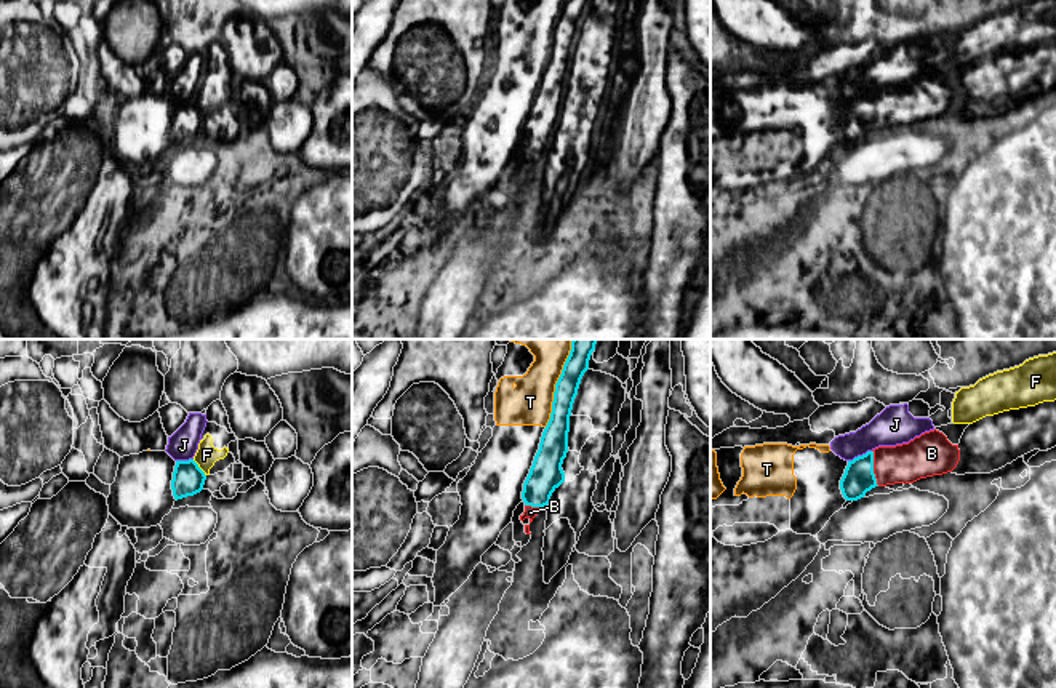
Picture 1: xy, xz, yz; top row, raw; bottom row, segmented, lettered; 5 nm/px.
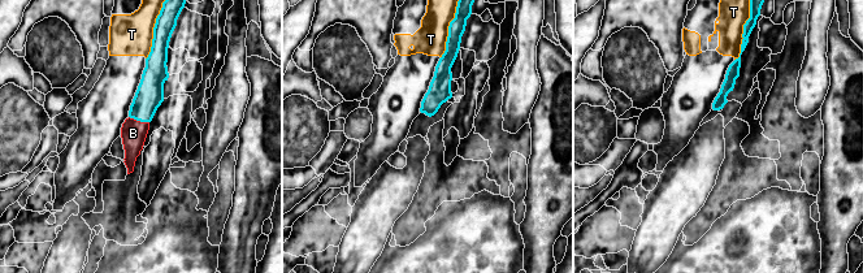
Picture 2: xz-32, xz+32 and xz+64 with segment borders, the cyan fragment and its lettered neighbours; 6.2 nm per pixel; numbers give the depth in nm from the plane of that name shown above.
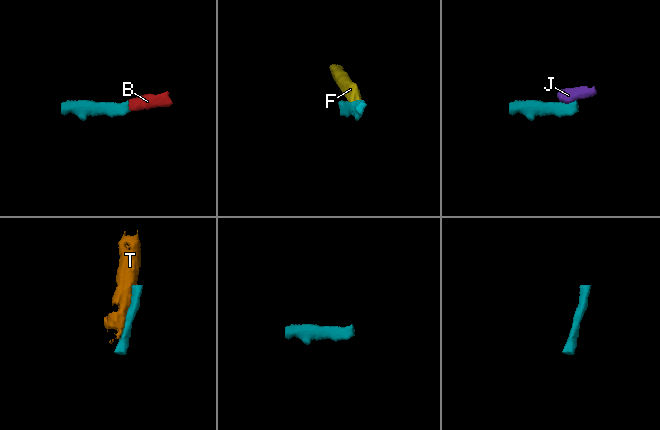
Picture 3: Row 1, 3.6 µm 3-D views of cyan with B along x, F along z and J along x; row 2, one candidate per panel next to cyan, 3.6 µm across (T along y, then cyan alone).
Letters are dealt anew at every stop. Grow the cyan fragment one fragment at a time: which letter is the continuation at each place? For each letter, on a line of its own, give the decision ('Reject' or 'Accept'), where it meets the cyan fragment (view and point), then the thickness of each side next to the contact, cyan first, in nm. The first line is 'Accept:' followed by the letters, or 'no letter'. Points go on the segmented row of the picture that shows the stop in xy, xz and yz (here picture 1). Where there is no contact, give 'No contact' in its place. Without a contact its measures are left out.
Accept: B
B: Accept. Touches cyan at yz (872, 468). Thickness 160 nm (cyan) against 200 nm
F: Reject. Touches cyan at xy (199, 468). Thickness 160 nm (cyan) against 110 nm
J: Reject. Touches cyan at yz (860, 456). Thickness 160 nm (cyan) against 190 nm
T: Reject. Touches cyan at xz (557, 383). Thickness 120 nm (cyan) against 220 nm

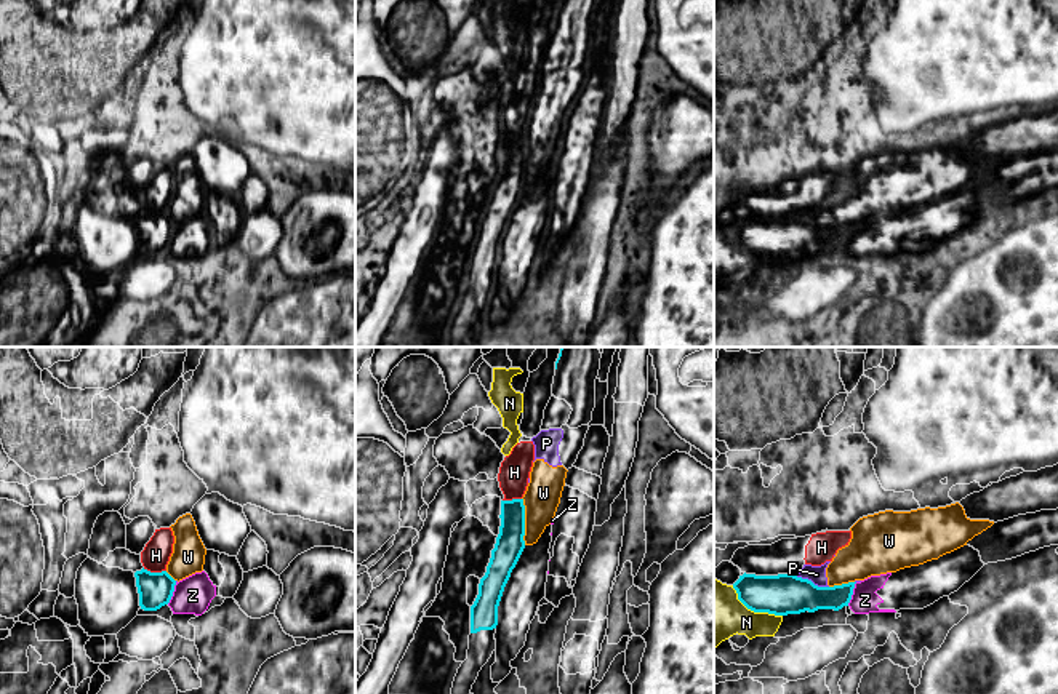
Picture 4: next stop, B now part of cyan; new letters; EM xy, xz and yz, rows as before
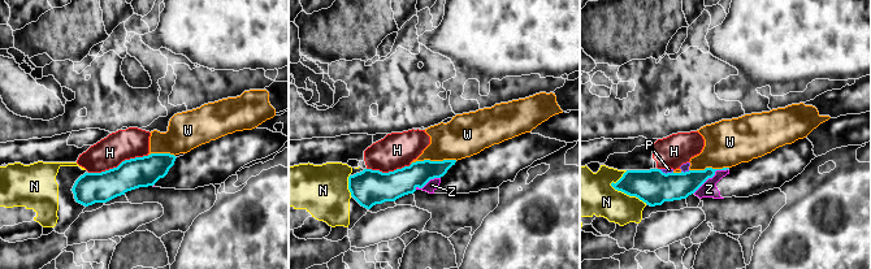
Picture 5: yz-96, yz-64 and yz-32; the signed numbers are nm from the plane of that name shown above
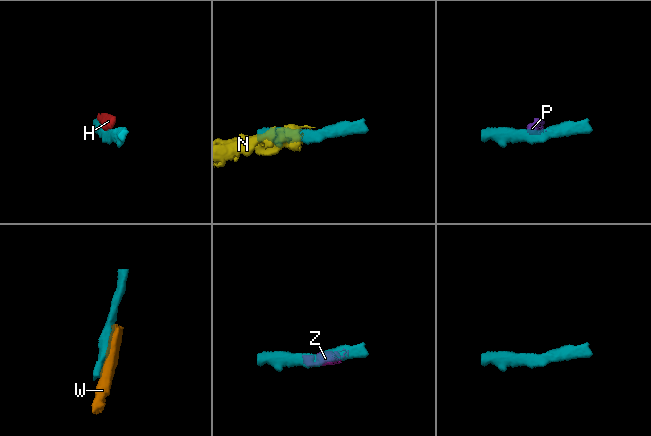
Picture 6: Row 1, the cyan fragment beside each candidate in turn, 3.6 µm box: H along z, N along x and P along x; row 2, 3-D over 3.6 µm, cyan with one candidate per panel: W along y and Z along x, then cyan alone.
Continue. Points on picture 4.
Accept: no letter
H: Reject. Touches cyan at xy (154, 573). Thickness 180 nm (cyan) against 140 nm
N: Reject. Touches cyan at yz (754, 611). Thickness 200 nm (cyan) against 280 nm
P: Reject. Touches cyan at yz (810, 581). Thickness 200 nm (cyan) against 90 nm
W: Reject. Touches cyan at xz (524, 522). Thickness 140 nm (cyan) against 180 nm
Z: Reject. Touches cyan at yz (852, 594). Thickness 160 nm (cyan) against 140 nm

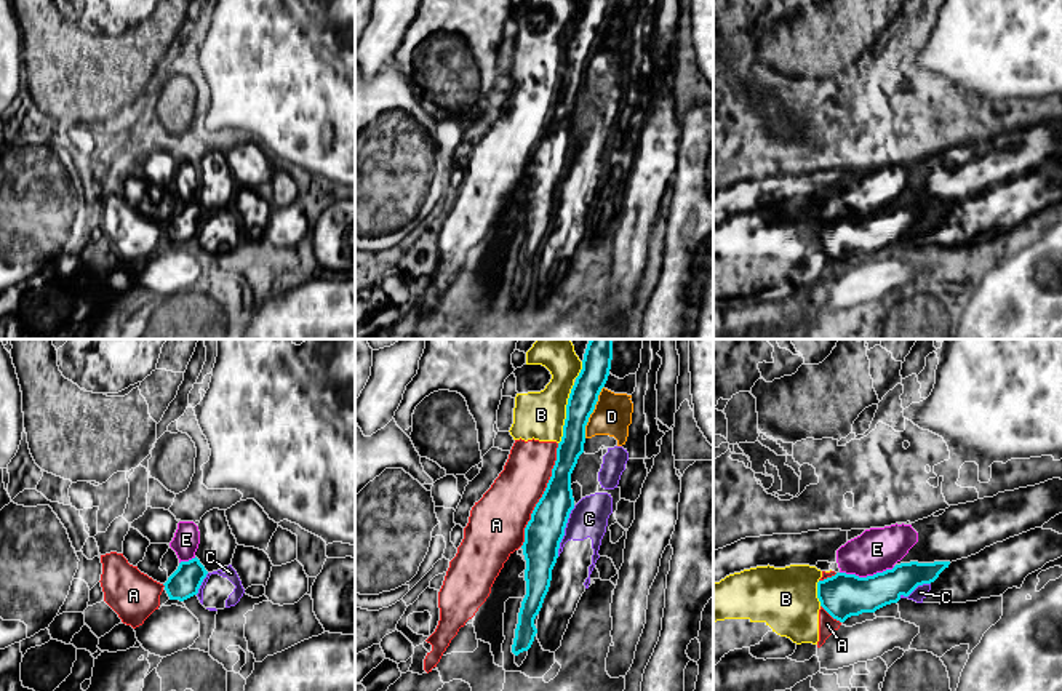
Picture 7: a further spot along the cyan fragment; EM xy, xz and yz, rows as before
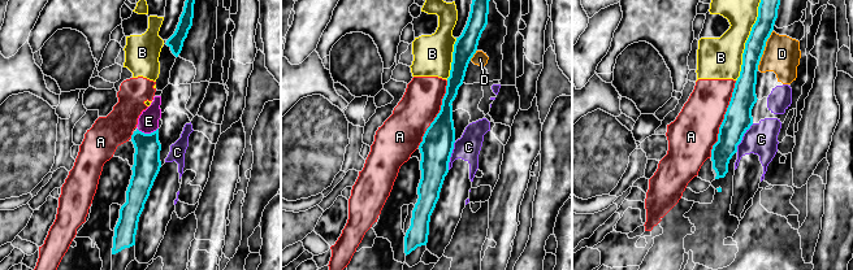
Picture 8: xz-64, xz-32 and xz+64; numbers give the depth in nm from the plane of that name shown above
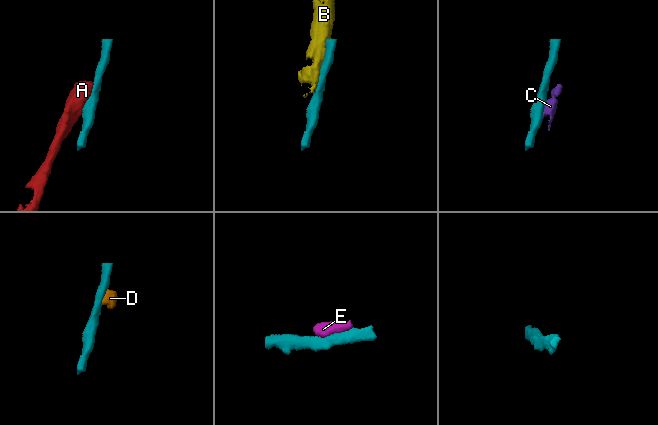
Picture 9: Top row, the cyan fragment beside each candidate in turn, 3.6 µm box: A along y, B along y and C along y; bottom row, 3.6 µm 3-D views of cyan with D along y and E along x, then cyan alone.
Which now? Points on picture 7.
Accept: no letter
A: Reject. Touches cyan at xz (542, 495). Thickness 190 nm (cyan) against 280 nm
B: Reject. Touches cyan at xz (566, 413). Thickness 140 nm (cyan) against 240 nm
C: Reject. Touches cyan at xz (563, 531). Thickness 190 nm (cyan) against 190 nm
D: Reject. Touches cyan at xz (592, 411). Thickness 140 nm (cyan) against 190 nm
E: Reject. Touches cyan at yz (867, 576). Thickness 220 nm (cyan) against 220 nm

